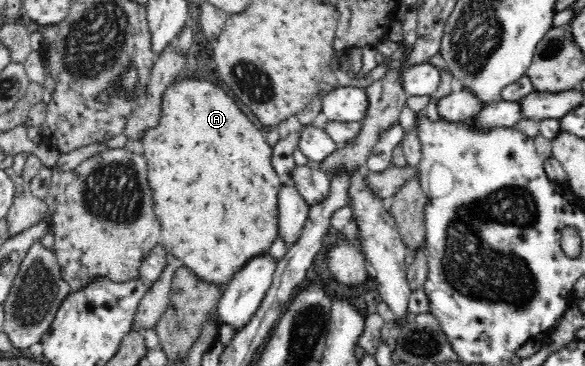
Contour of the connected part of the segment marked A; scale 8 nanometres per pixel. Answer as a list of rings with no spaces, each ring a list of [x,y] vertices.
[[[181,73],[171,85],[167,87],[163,95],[161,105],[161,119],[159,125],[151,127],[140,137],[143,145],[144,157],[147,157],[149,165],[149,185],[153,189],[153,201],[155,201],[155,215],[161,219],[161,241],[166,245],[170,253],[183,260],[183,263],[195,276],[205,280],[205,282],[225,285],[253,256],[269,252],[273,241],[278,234],[278,193],[282,186],[282,181],[271,164],[272,149],[267,145],[266,137],[263,133],[247,119],[245,113],[235,105],[235,101],[221,91],[217,85],[205,81],[205,79],[191,79],[185,73]]]

